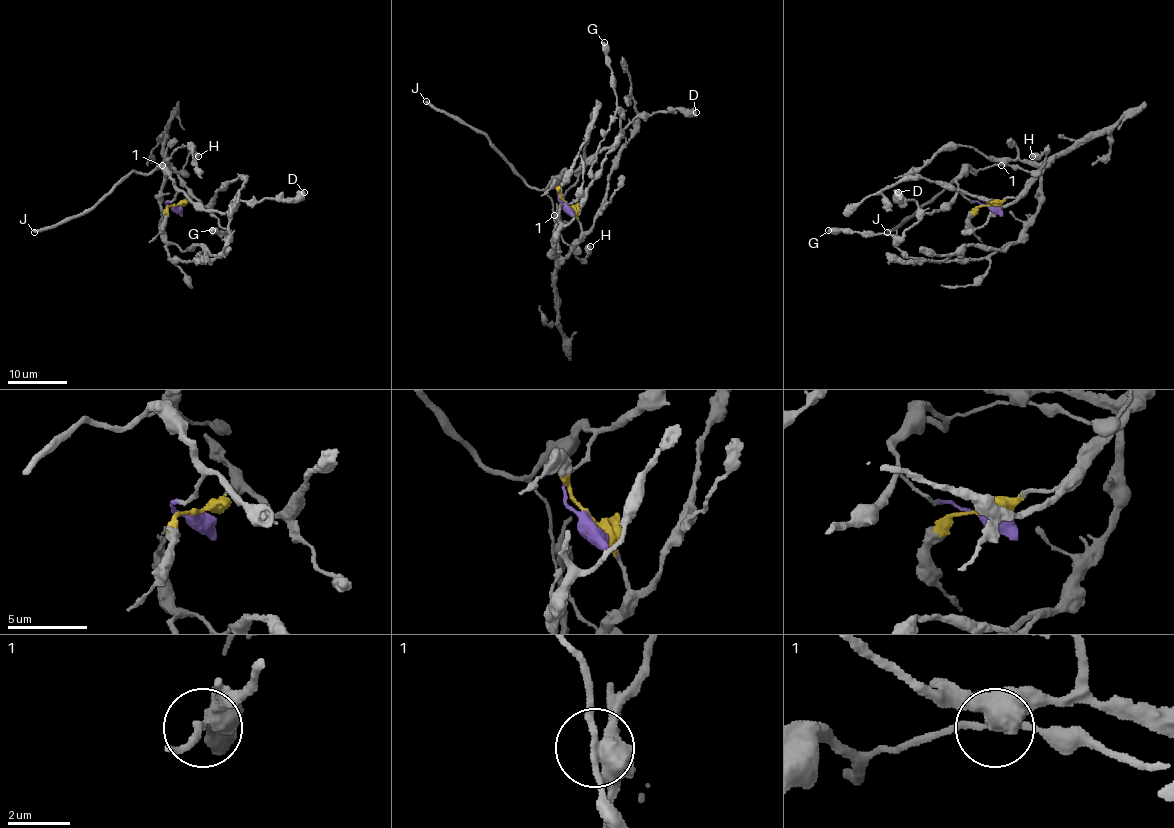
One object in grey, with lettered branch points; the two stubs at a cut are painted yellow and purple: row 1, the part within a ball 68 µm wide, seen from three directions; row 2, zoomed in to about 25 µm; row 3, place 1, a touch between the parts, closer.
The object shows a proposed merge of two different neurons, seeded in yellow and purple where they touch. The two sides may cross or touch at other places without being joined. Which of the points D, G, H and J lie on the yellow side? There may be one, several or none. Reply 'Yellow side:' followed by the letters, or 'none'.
Yellow side: none

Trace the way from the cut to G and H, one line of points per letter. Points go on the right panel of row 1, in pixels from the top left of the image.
G: (988, 205), (958, 192), (939, 209), (923, 215), (900, 236), (828, 230)
H: (988, 205), (964, 196), (957, 178), (967, 168), (994, 165), (1034, 172), (1046, 154), (1031, 156)

